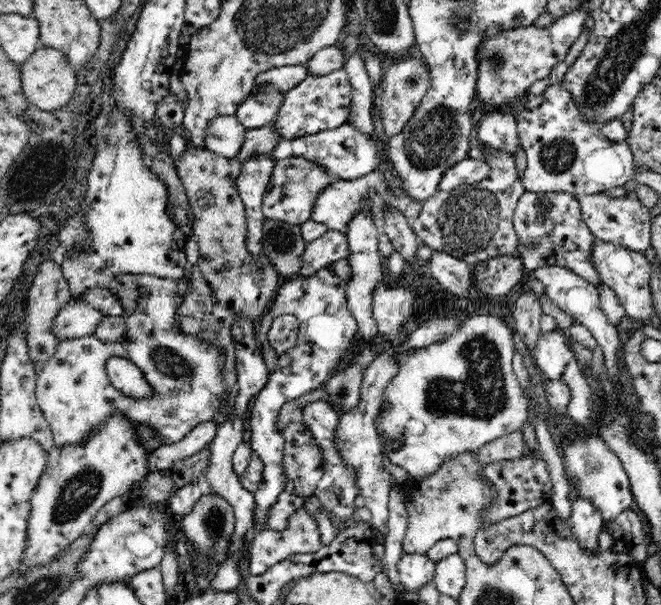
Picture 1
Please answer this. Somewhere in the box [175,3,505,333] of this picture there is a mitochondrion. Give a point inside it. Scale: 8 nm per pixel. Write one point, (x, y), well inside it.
(432, 139)

